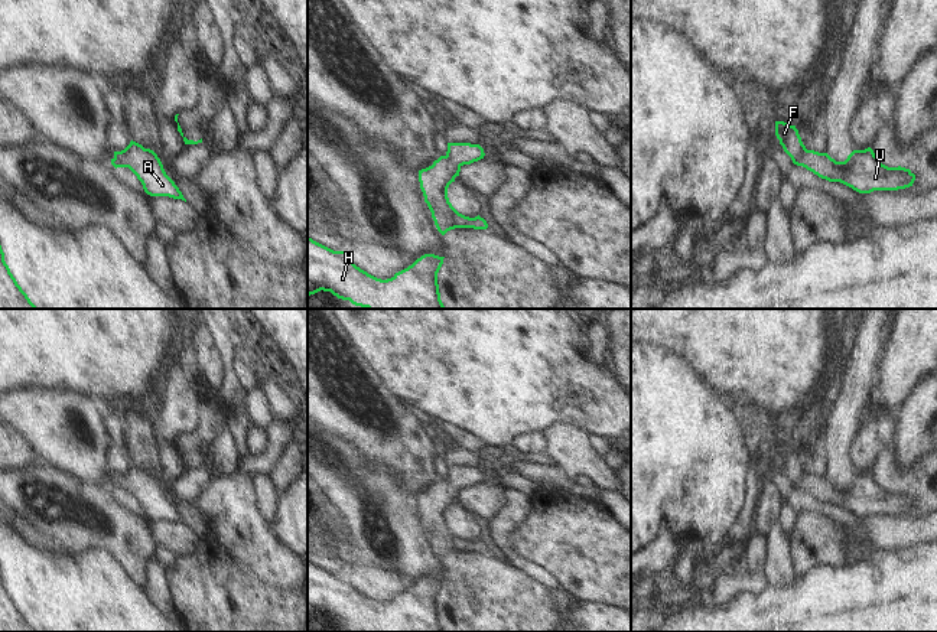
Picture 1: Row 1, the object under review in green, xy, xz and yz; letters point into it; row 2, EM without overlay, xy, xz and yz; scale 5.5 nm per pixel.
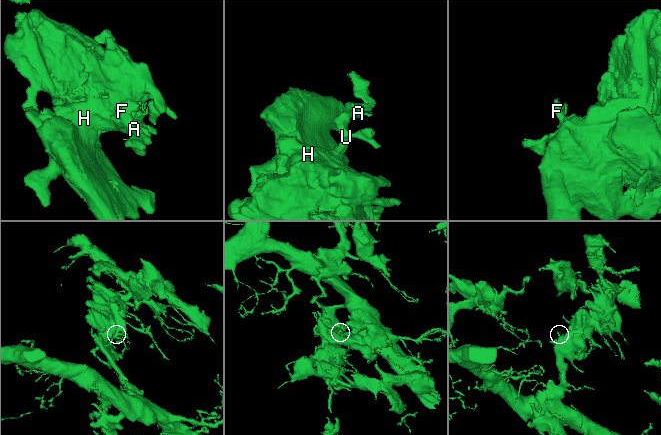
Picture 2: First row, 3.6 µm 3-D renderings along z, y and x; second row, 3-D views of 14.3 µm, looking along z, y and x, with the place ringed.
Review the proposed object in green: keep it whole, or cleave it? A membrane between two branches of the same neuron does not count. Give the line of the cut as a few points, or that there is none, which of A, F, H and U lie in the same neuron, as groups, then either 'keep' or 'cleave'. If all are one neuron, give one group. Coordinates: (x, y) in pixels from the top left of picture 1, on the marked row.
no cut; A F H U; keep

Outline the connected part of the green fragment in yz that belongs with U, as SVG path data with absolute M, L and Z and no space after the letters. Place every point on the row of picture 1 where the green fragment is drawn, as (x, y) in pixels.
M775 121L775 136L794 164L829 182L840 182L859 193L905 189L915 180L910 169L882 164L871 147L853 150L845 162L836 162L827 153L807 150L796 126Z

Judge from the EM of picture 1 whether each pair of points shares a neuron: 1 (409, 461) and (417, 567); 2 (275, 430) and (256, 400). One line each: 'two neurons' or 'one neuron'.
1: two neurons
2: two neurons

